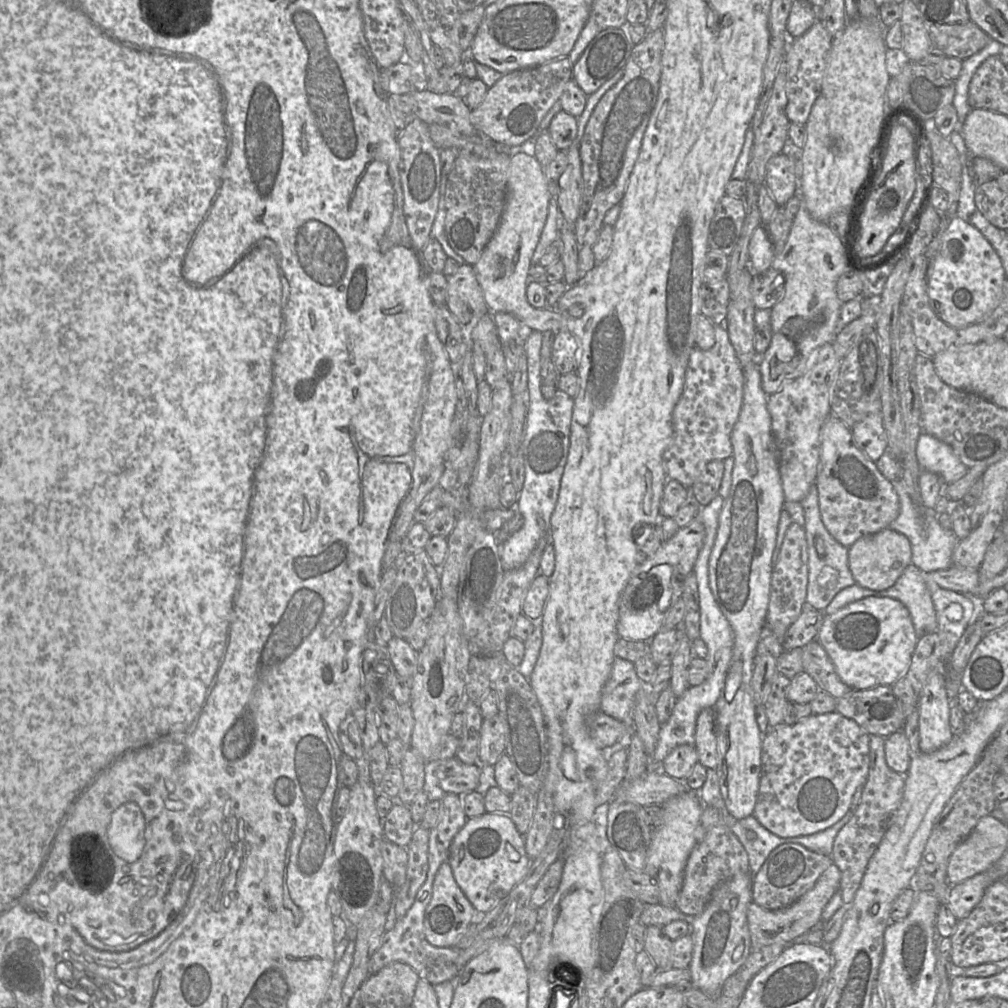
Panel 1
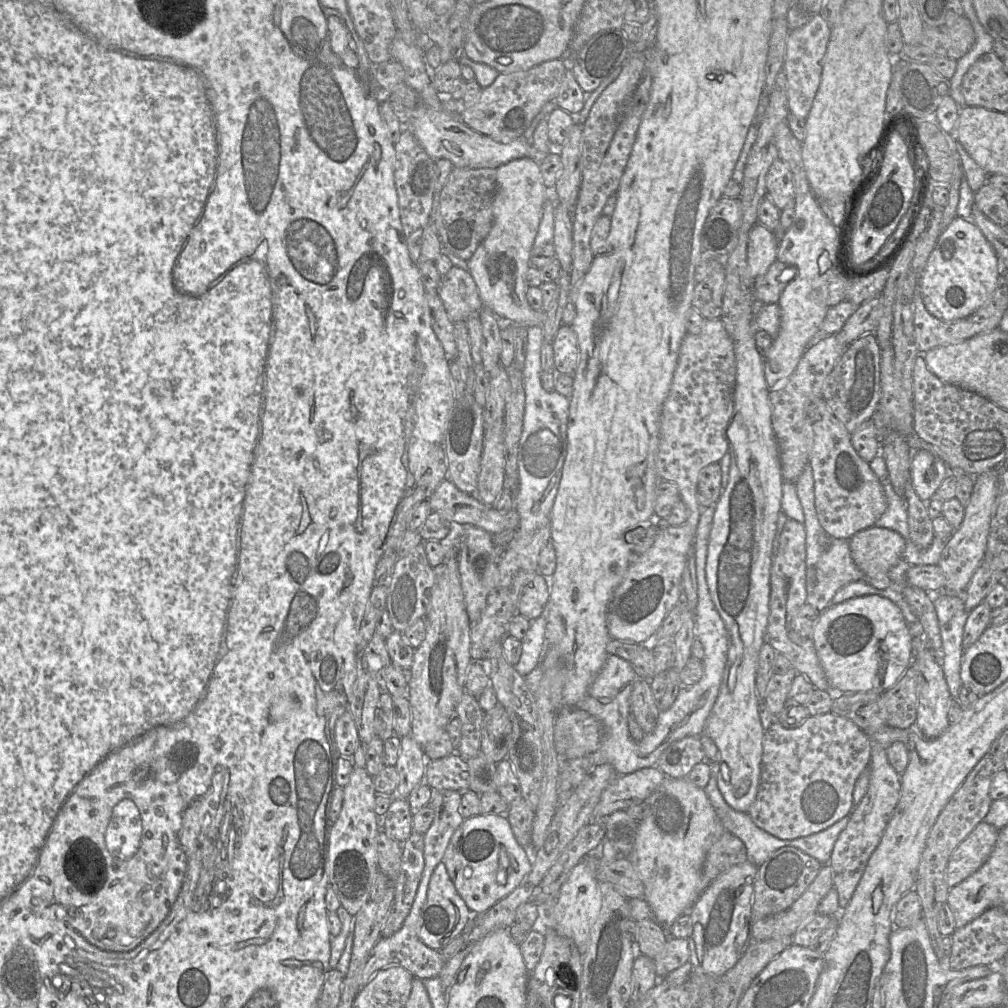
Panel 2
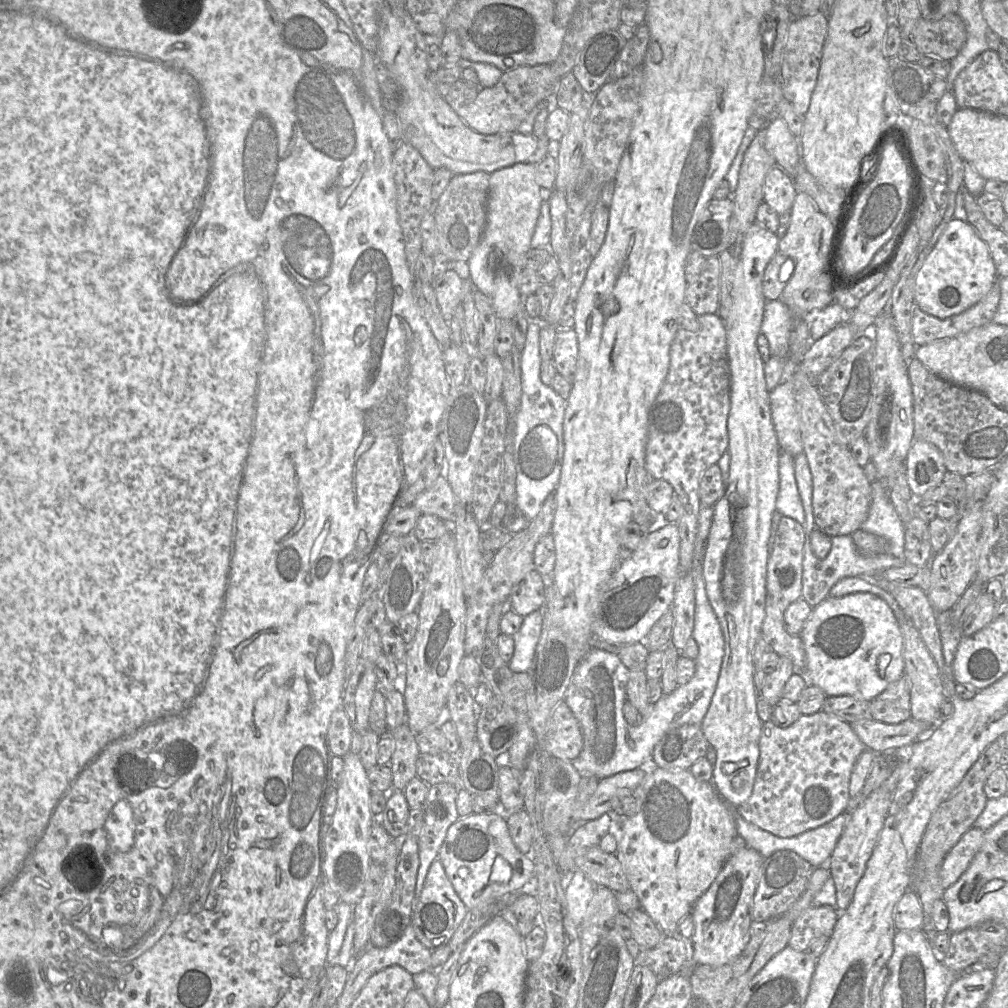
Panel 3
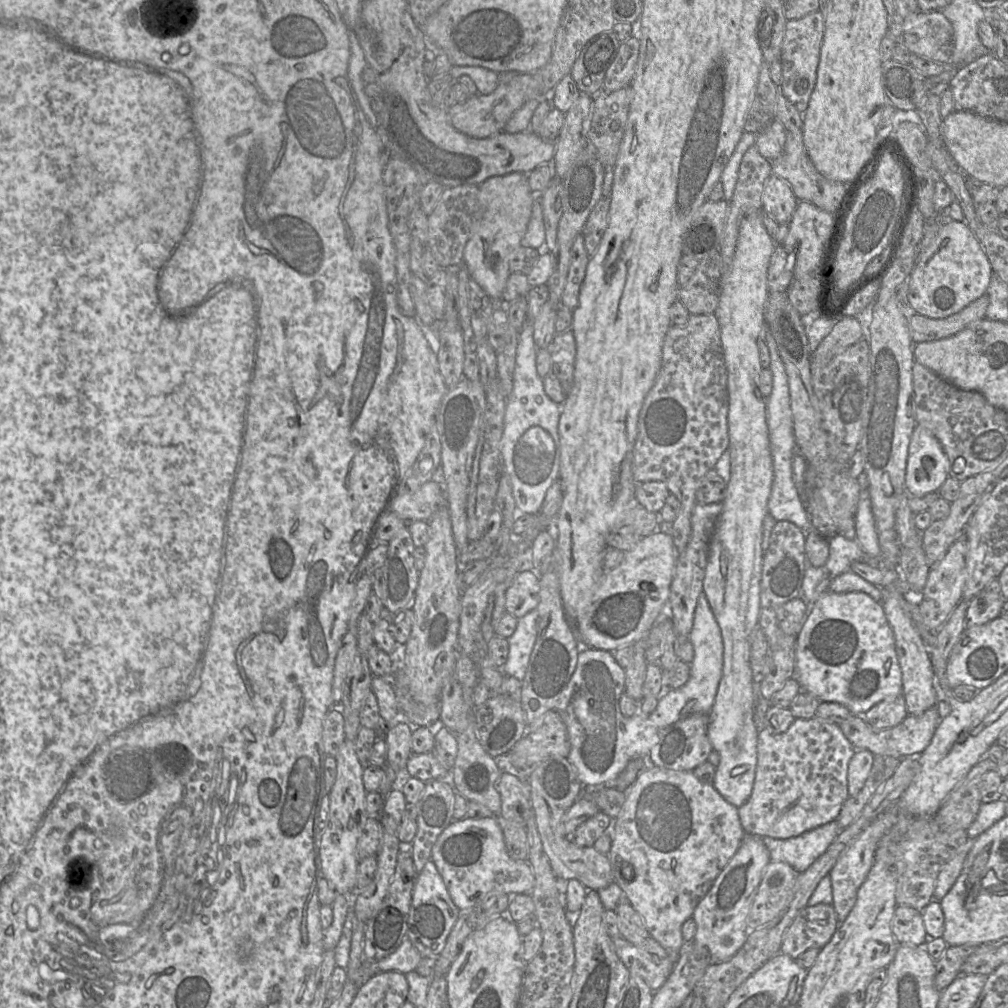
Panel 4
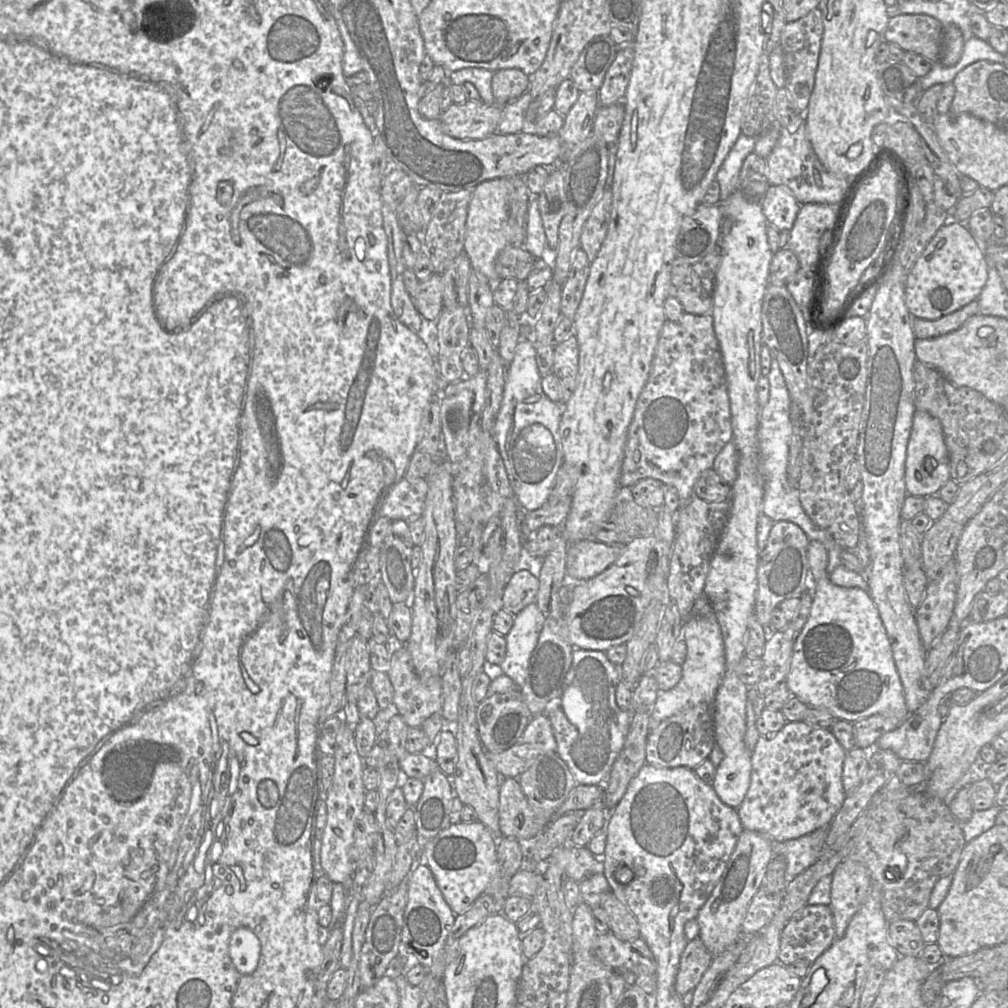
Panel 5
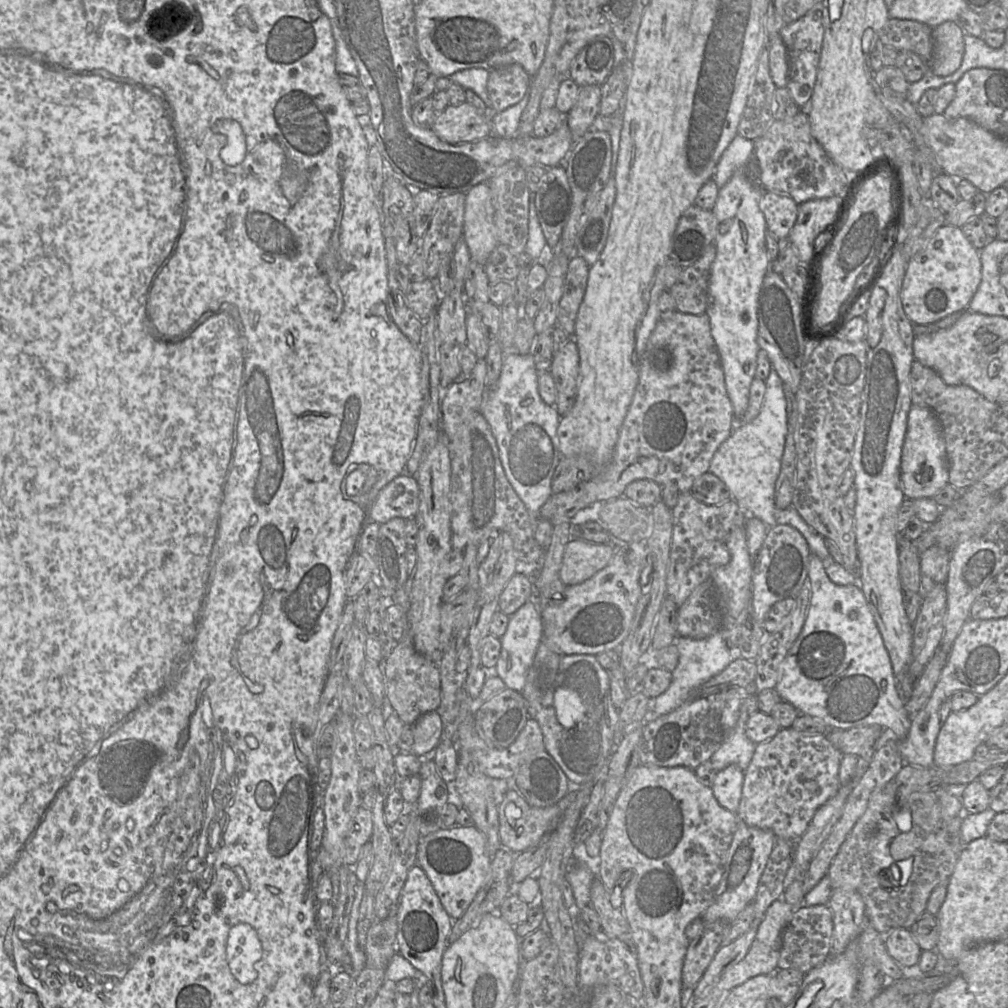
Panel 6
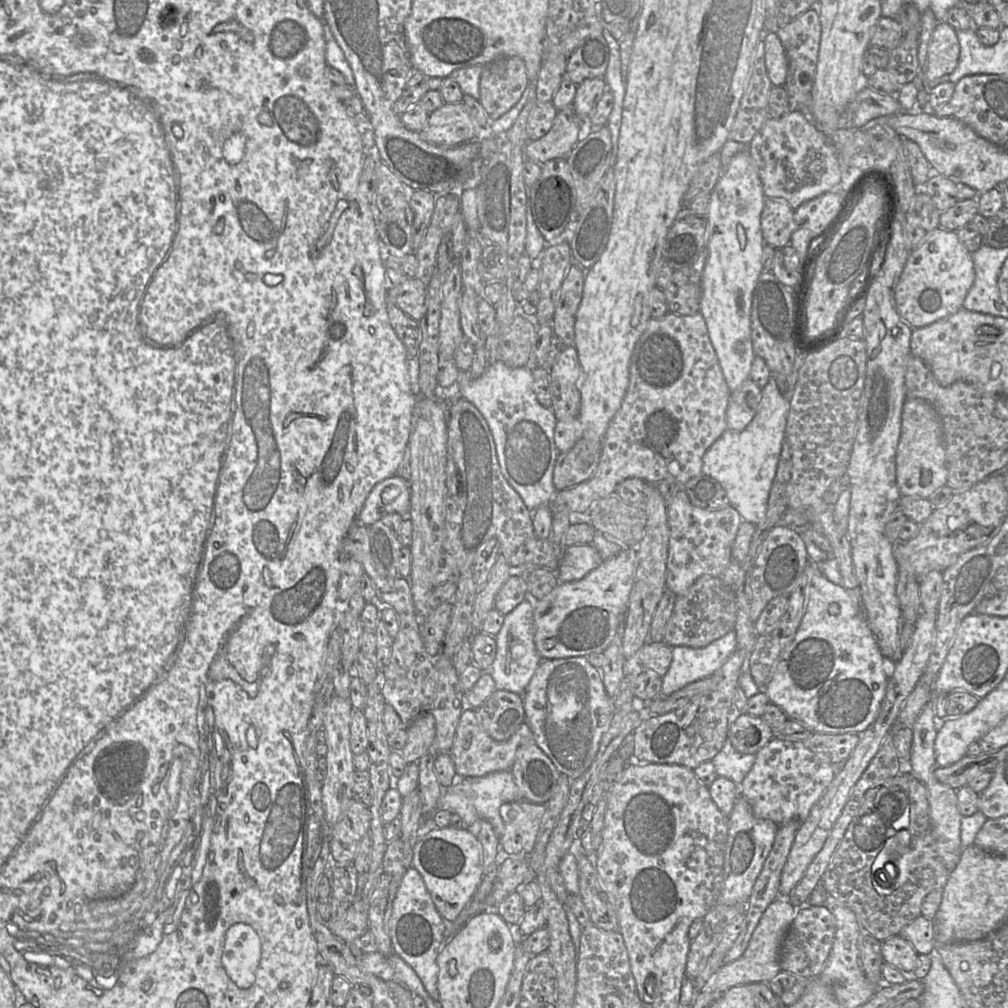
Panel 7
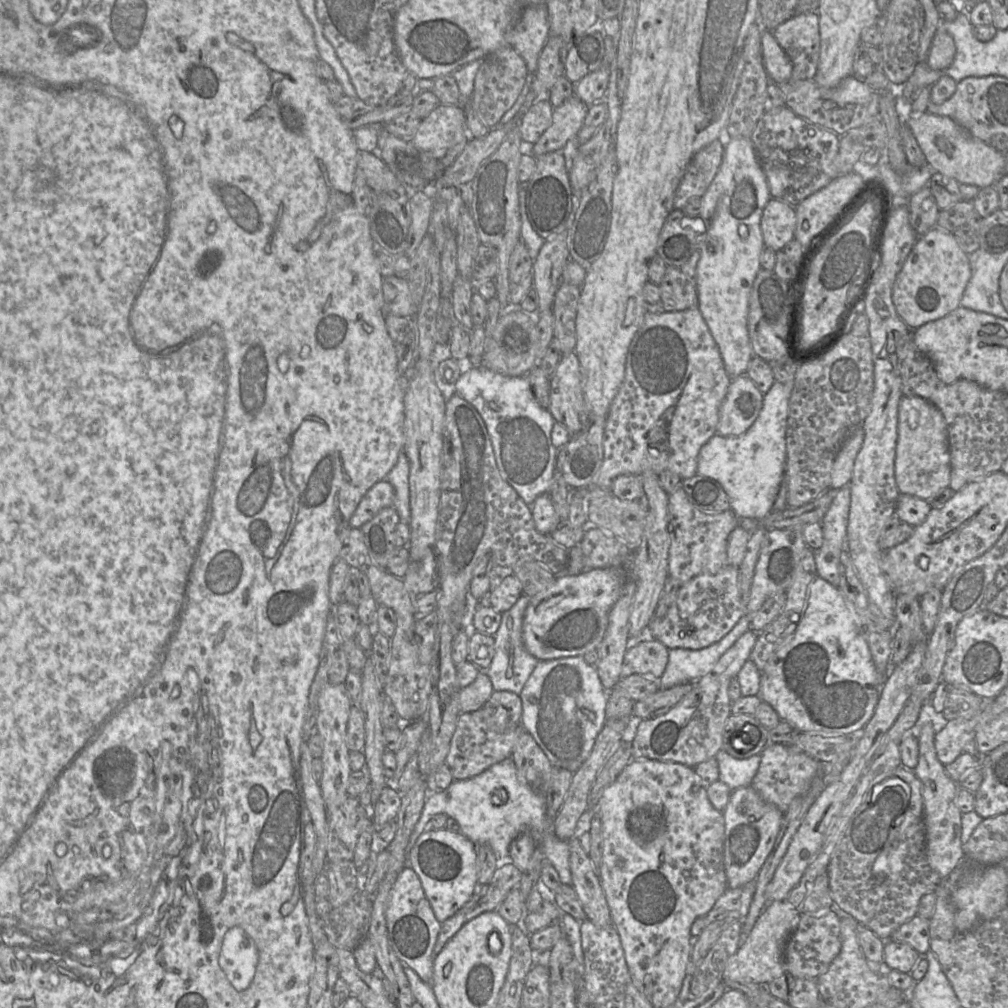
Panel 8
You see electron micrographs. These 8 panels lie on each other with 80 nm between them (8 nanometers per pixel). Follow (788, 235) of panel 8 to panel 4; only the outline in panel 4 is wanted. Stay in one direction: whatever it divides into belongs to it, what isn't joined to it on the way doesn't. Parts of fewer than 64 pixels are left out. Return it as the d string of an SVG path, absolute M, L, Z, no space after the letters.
M773 174L766 179L762 210L778 224L789 224L798 202L791 186L784 179Z

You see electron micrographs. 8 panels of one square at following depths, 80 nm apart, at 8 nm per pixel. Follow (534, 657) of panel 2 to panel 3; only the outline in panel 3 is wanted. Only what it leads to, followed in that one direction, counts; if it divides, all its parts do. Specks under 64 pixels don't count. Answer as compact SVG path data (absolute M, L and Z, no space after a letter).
M538 609L523 617L522 625L512 637L514 653L508 667L514 673L528 672L531 668L543 624L542 610Z

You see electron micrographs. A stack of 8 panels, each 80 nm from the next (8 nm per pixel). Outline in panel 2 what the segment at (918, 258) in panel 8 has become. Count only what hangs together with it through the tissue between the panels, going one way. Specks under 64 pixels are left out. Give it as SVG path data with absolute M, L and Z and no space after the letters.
M955 217L940 234L918 281L927 311L941 321L953 322L977 311L993 294L1002 263L971 219Z

